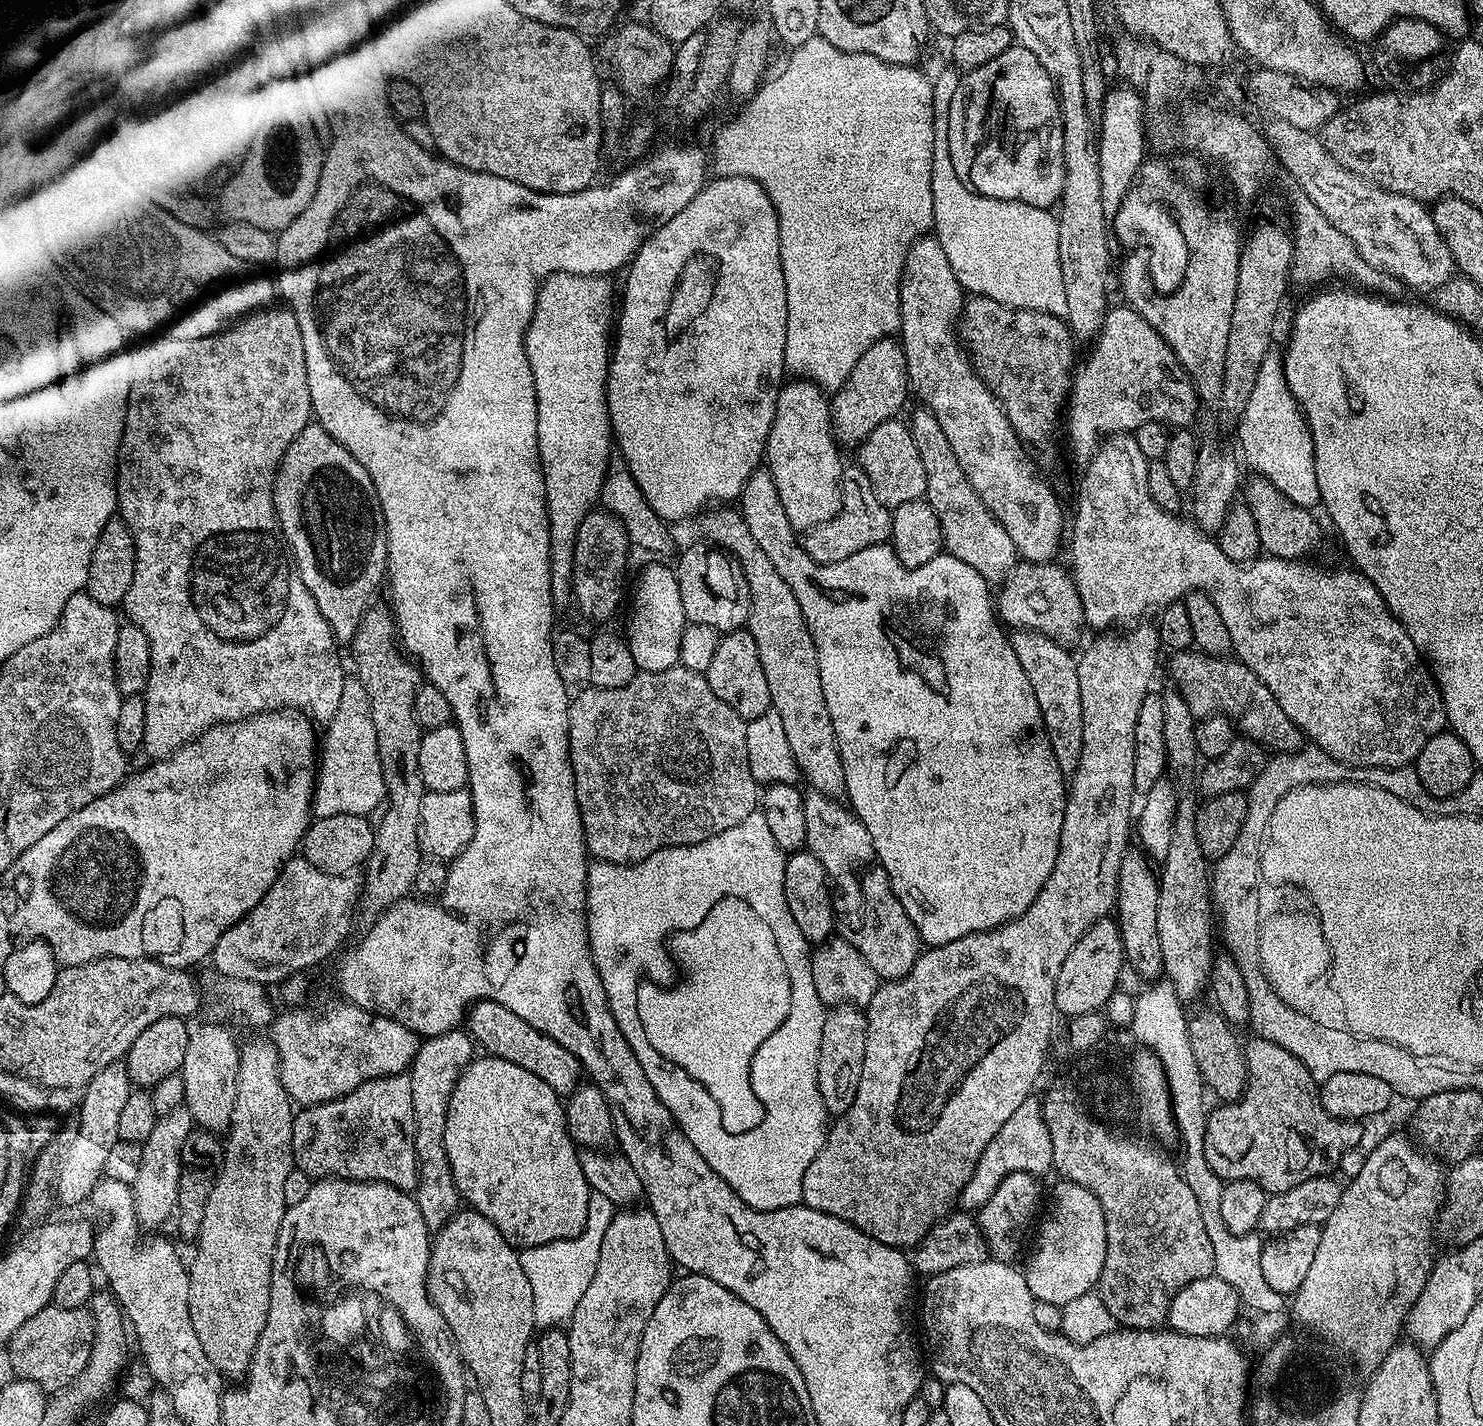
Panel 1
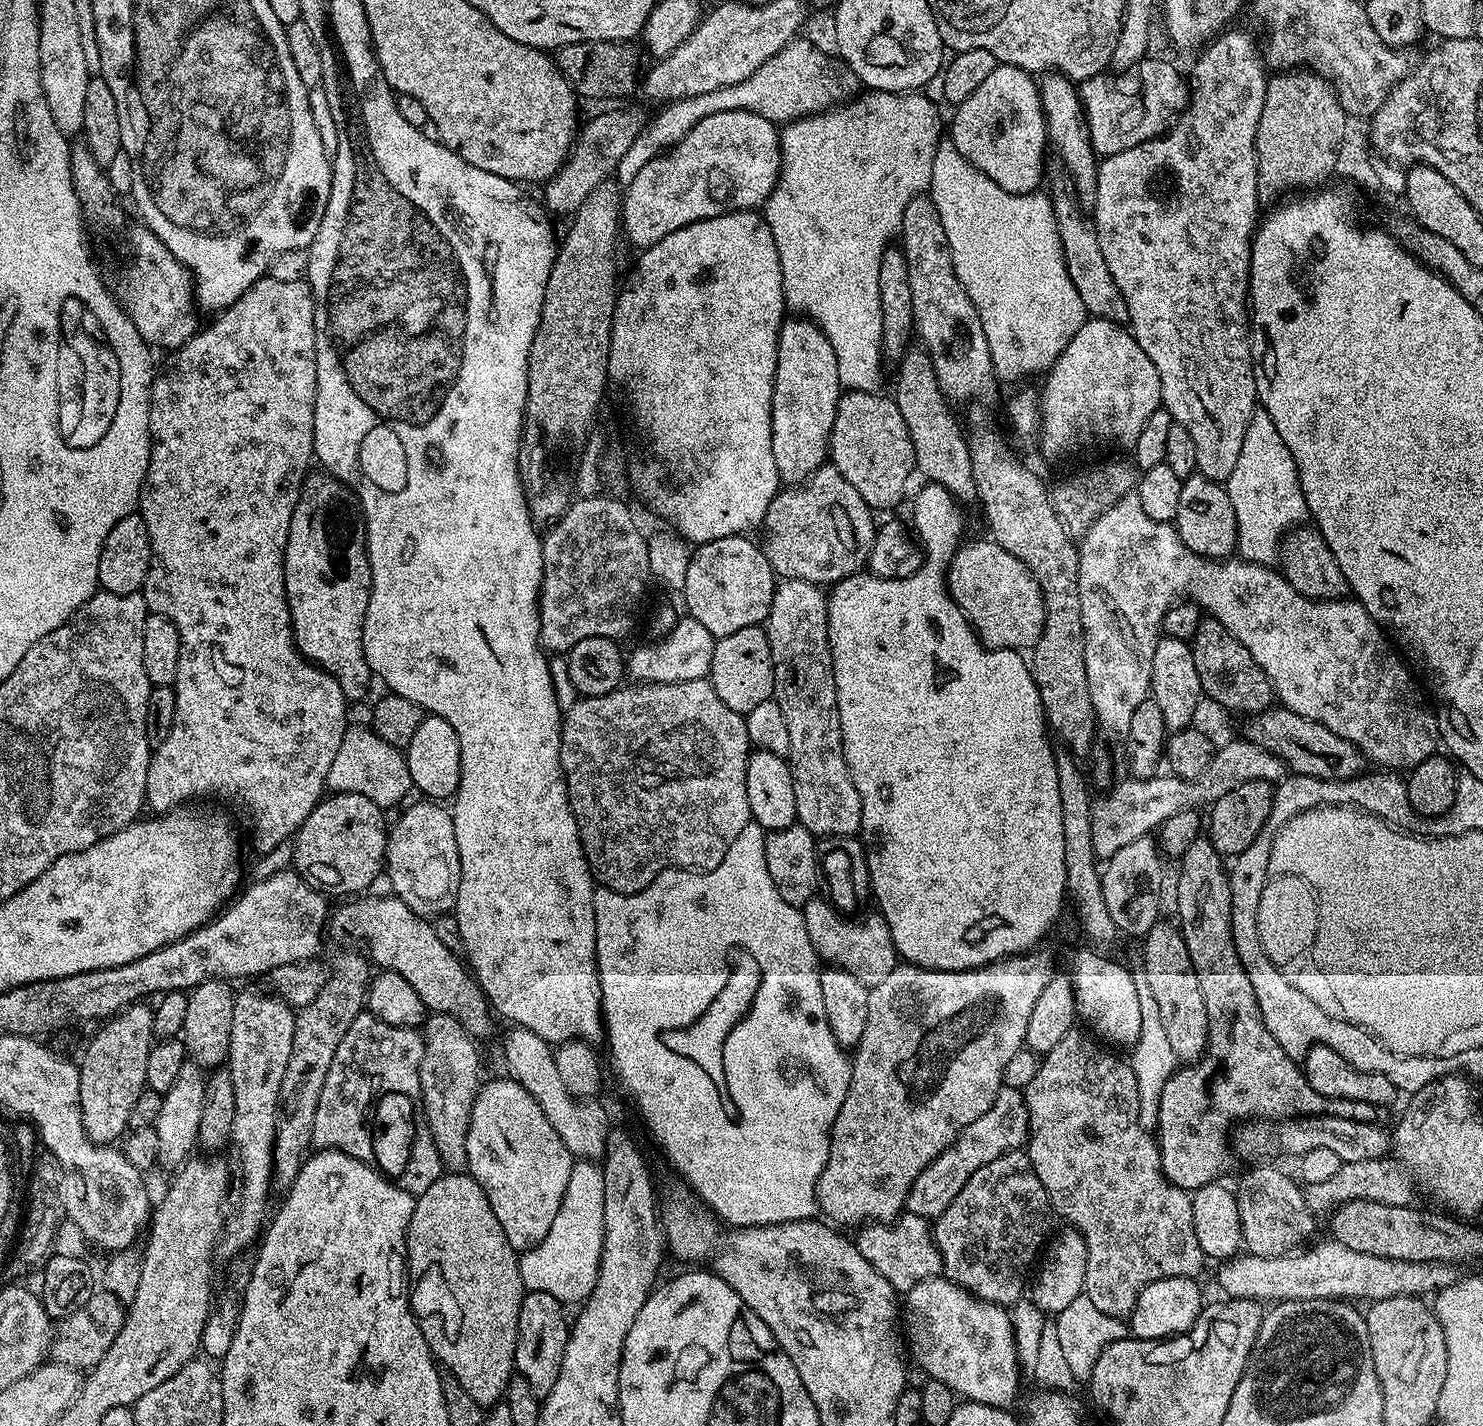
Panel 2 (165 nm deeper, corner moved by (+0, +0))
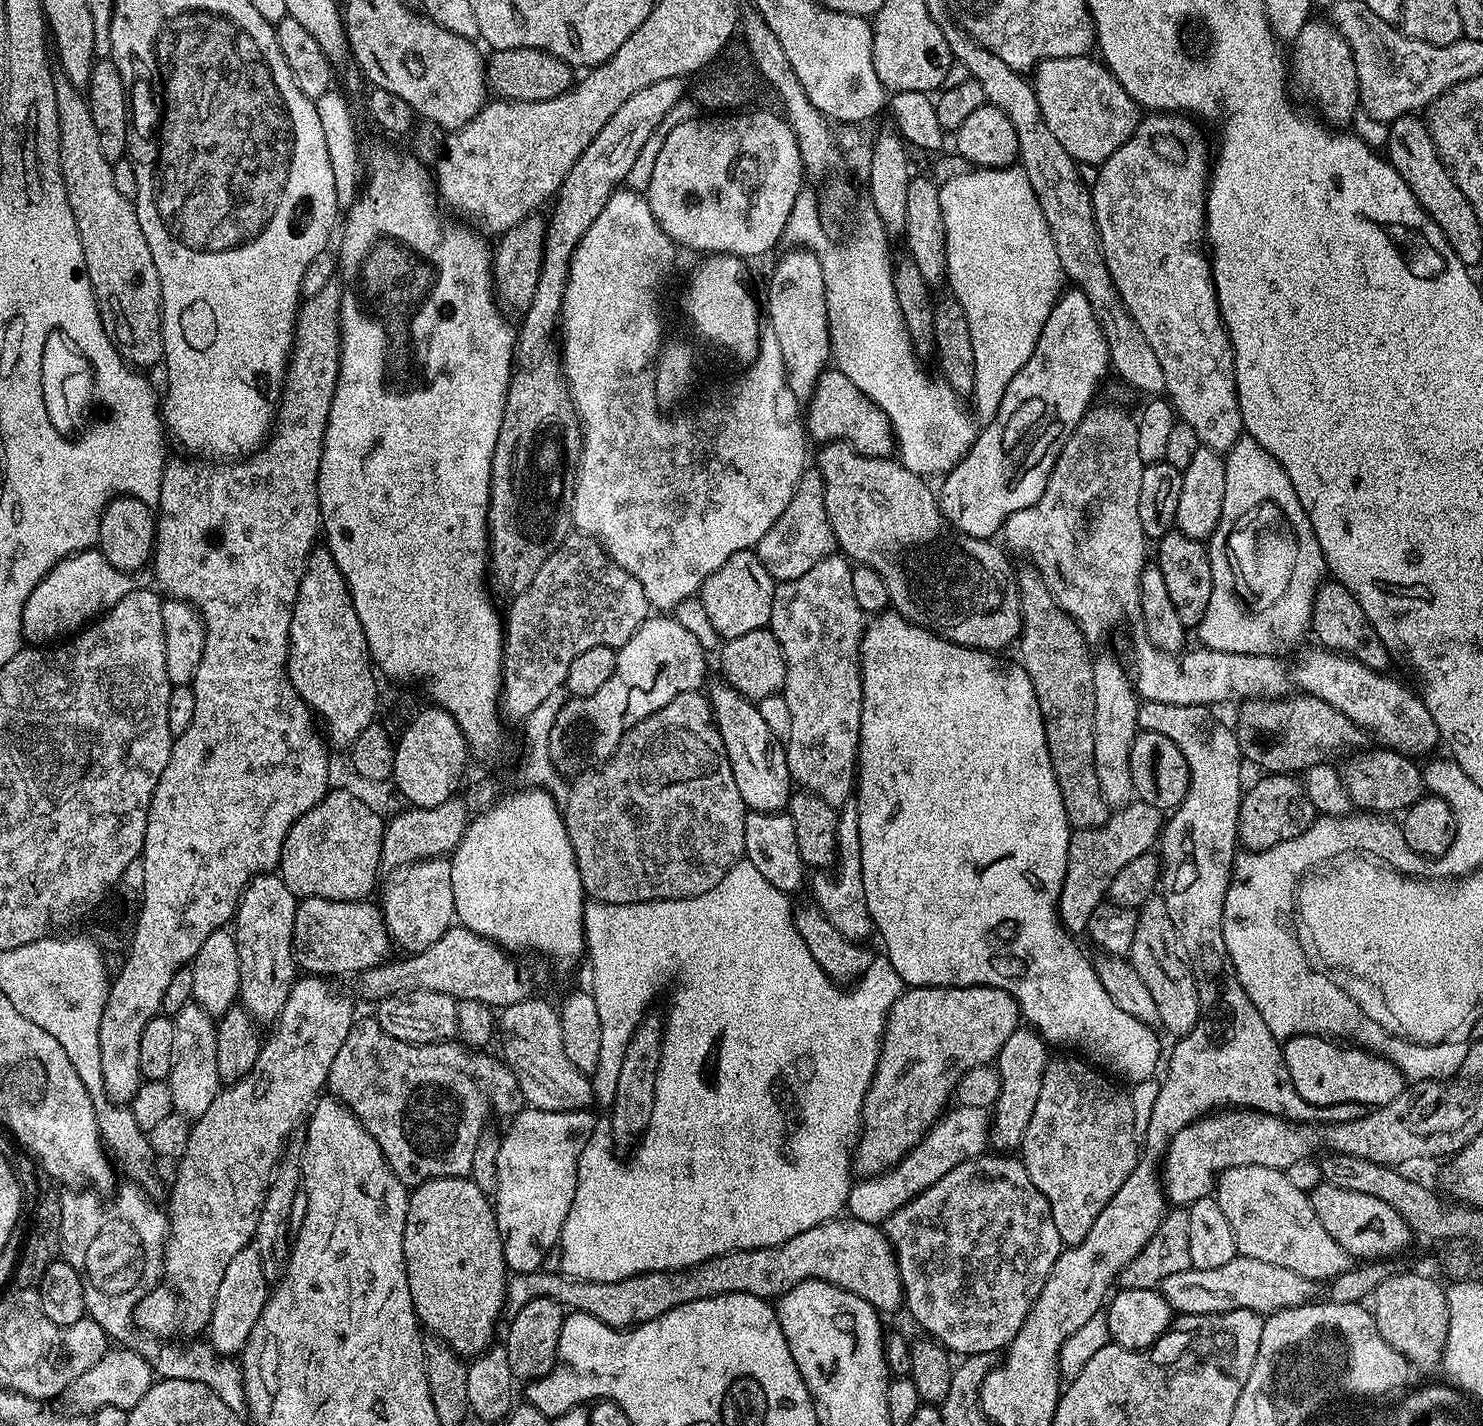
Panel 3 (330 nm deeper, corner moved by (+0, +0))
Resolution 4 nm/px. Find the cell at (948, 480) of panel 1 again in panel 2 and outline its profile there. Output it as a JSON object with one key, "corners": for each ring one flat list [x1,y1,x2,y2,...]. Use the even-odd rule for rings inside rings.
{"corners":[[923,350,912,351,905,351,895,365,897,368,894,399,898,410,902,410,906,430,910,430,910,442,914,442,915,471,919,475,921,472,925,481,941,484,957,501,975,501,976,483,965,429,961,421,960,424,956,421,956,416,952,413,953,405,938,386,932,359]]}

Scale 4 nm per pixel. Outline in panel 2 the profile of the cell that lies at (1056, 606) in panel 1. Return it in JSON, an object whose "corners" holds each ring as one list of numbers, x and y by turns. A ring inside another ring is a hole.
{"corners":[[991,538,957,547,946,579,948,595,963,610,984,647,1028,650,1036,645,1044,625,1042,590,1032,571,1010,550]]}

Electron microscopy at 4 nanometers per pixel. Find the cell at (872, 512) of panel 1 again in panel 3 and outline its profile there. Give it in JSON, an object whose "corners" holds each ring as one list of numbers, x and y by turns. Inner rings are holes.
{"corners":[[805,471,786,510,782,510,774,526,770,526,767,534,756,543,754,549,756,557,762,562,762,566,766,566,773,580,783,582,802,578,802,574,806,574,810,566,833,555,835,548,836,539,826,518,824,479,821,478,819,471]]}

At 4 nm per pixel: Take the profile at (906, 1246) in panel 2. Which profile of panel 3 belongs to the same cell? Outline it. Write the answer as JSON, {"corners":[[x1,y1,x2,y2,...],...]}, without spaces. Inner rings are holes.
{"corners":[[835,1218,794,1234,786,1242,753,1246,741,1252,727,1252,682,1272,649,1270,619,1282,594,1282,565,1276,559,1271,512,1272,504,1295,505,1321,511,1322,534,1298,557,1300,565,1309,585,1312,606,1326,627,1330,666,1314,674,1306,731,1292,745,1292,765,1298,779,1298,804,1280,825,1280,866,1298,877,1312,887,1314,904,1302,904,1287,896,1265,896,1252,883,1227,851,1218]]}

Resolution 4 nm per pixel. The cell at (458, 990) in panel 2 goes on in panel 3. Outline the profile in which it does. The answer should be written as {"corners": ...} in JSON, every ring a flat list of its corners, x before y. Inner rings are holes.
{"corners":[[305,896,296,905,294,918,294,934,292,935,292,957,296,960,297,969,301,973,336,978,343,972,359,974,365,968,374,968,385,963,389,955,390,937,388,927,384,924,384,914,368,900,331,900,317,896]]}

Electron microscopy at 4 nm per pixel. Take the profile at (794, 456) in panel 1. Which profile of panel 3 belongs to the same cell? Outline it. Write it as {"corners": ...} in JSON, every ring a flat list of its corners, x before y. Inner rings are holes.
{"corners":[[803,246,793,247,792,252,788,252,776,265,772,268,772,277,768,280,768,308,766,304,766,316,772,319,772,324,770,324,770,331,774,334,774,338,778,338,778,346,782,349,782,362,784,363,784,382,787,391,792,392,792,396,800,402,806,402,812,396,812,387,818,382,818,378,824,372,825,368,829,367,830,364,830,353,832,351,832,338,828,335,828,307,826,306,826,282,824,281,824,275,822,274,822,262,813,253,808,251,807,248]]}

